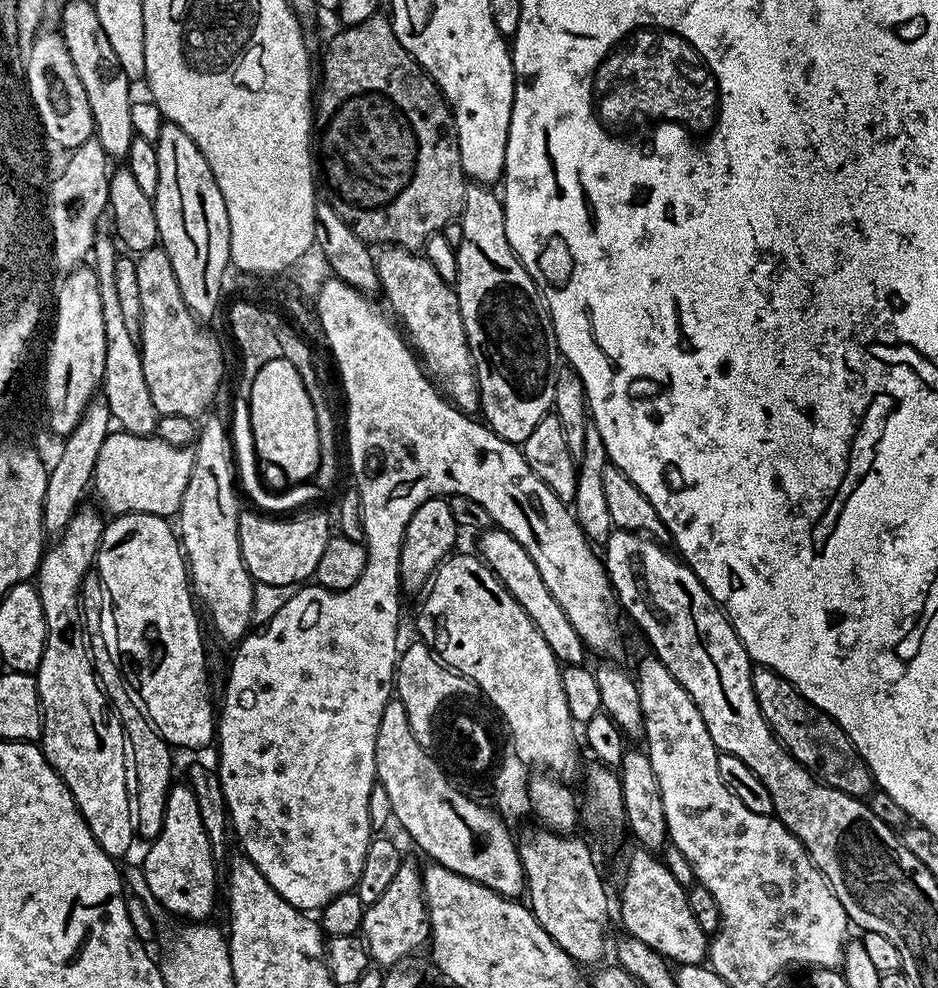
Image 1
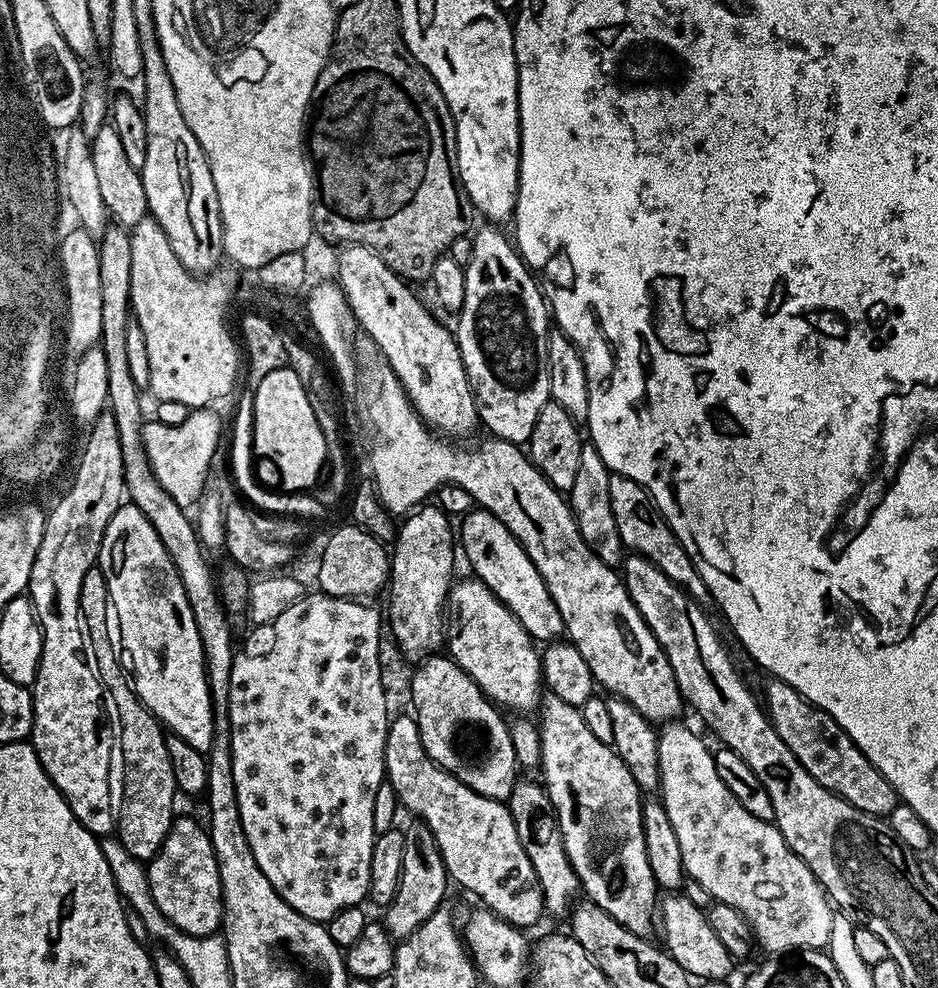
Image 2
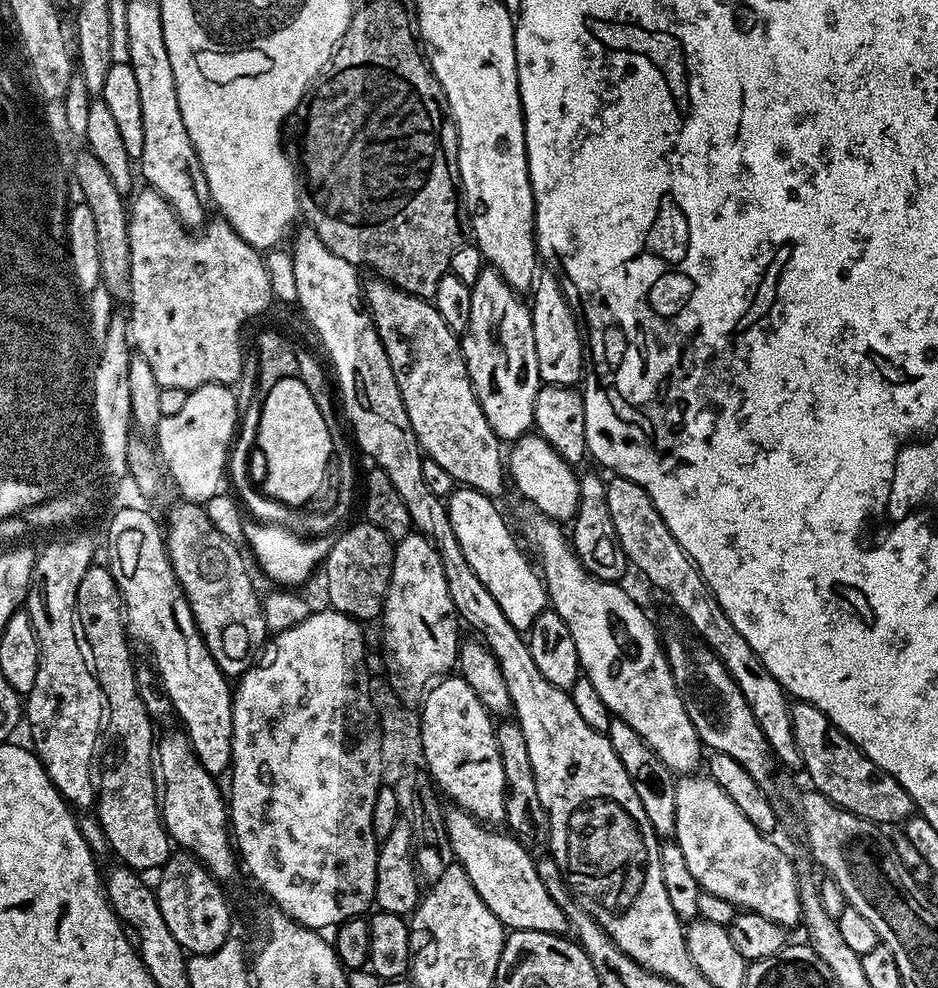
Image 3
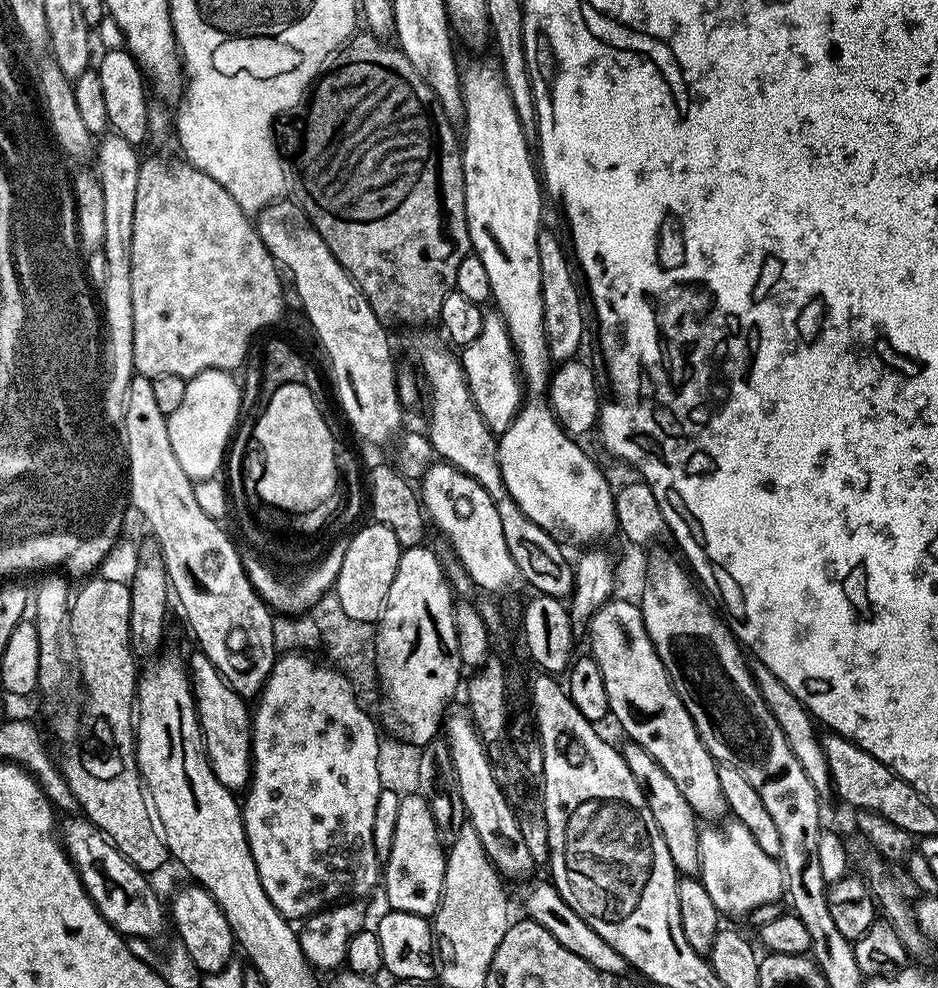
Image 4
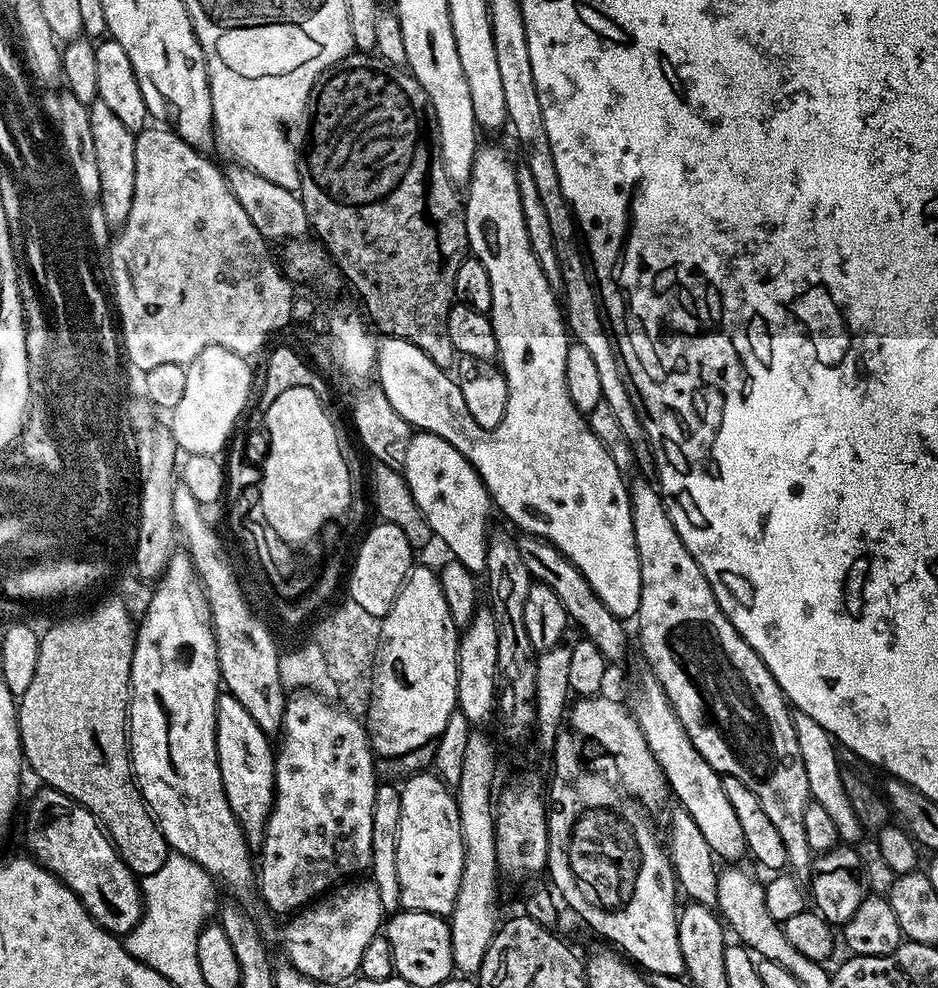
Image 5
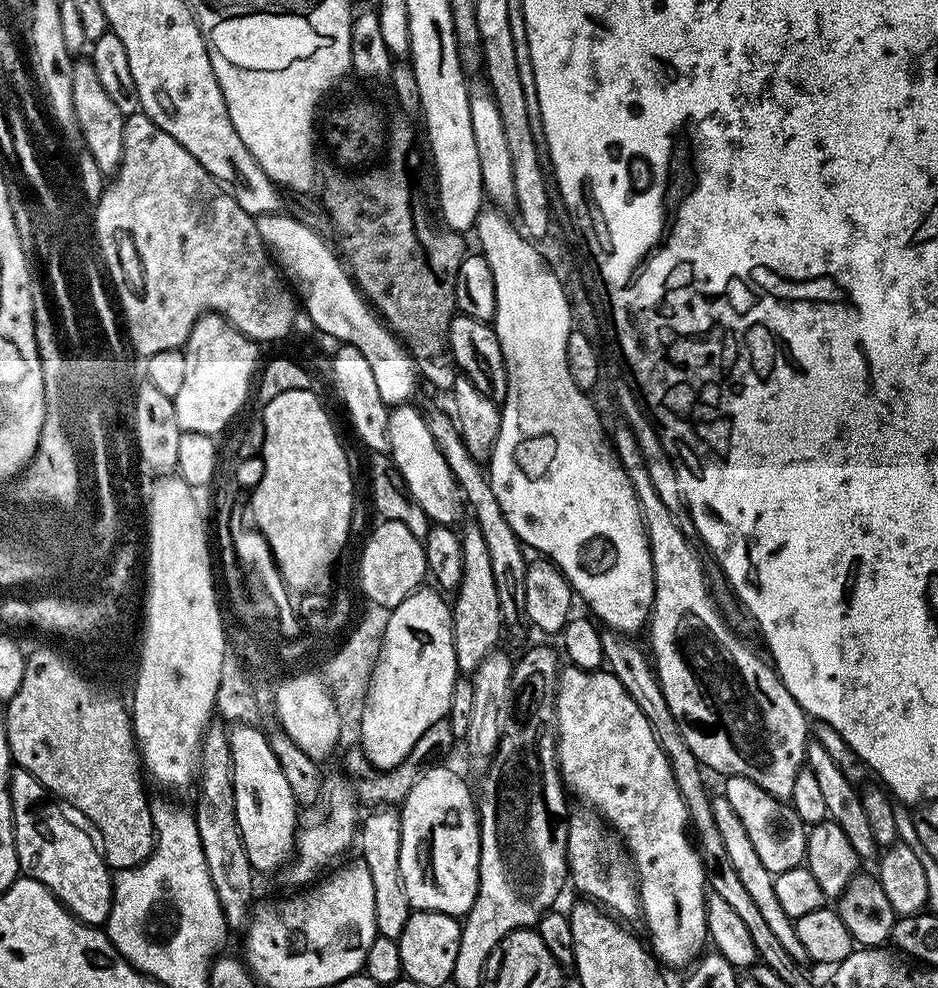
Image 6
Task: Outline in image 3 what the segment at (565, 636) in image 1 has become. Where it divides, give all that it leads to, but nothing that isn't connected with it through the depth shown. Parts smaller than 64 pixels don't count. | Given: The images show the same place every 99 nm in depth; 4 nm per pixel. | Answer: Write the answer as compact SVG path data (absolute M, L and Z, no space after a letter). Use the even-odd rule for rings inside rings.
M460 486L447 497L446 503L450 526L454 526L454 534L458 534L458 546L462 546L466 562L470 562L474 574L478 574L482 586L494 594L494 602L498 602L498 606L502 606L502 614L506 614L506 622L521 634L527 633L538 614L549 607L550 601L541 573L516 545L503 514L496 509L497 501L478 490Z

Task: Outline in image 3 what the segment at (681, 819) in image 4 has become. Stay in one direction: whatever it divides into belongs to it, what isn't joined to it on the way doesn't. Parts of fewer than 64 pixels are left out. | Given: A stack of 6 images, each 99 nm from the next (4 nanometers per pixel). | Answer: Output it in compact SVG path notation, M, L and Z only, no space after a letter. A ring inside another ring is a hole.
M615 718L610 722L607 733L610 746L614 746L614 754L618 754L618 762L626 770L630 782L634 786L634 794L642 802L642 810L646 810L646 818L650 818L650 826L654 826L656 835L661 838L672 838L676 835L676 781L677 777L668 769L666 762L650 750L650 746L625 720Z

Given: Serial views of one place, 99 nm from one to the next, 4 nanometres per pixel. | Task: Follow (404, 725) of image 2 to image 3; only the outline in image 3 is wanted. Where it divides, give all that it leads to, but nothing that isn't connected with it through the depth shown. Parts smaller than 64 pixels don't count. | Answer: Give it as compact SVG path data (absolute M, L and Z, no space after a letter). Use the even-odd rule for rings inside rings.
M452 806L445 811L444 821L450 834L450 846L455 863L466 870L474 890L482 894L482 902L504 924L505 929L521 932L538 930L555 936L563 936L569 931L568 919L563 910L550 898L542 878L538 878L536 860L529 849L521 844L515 836L504 830L497 830L475 820L469 812Z

